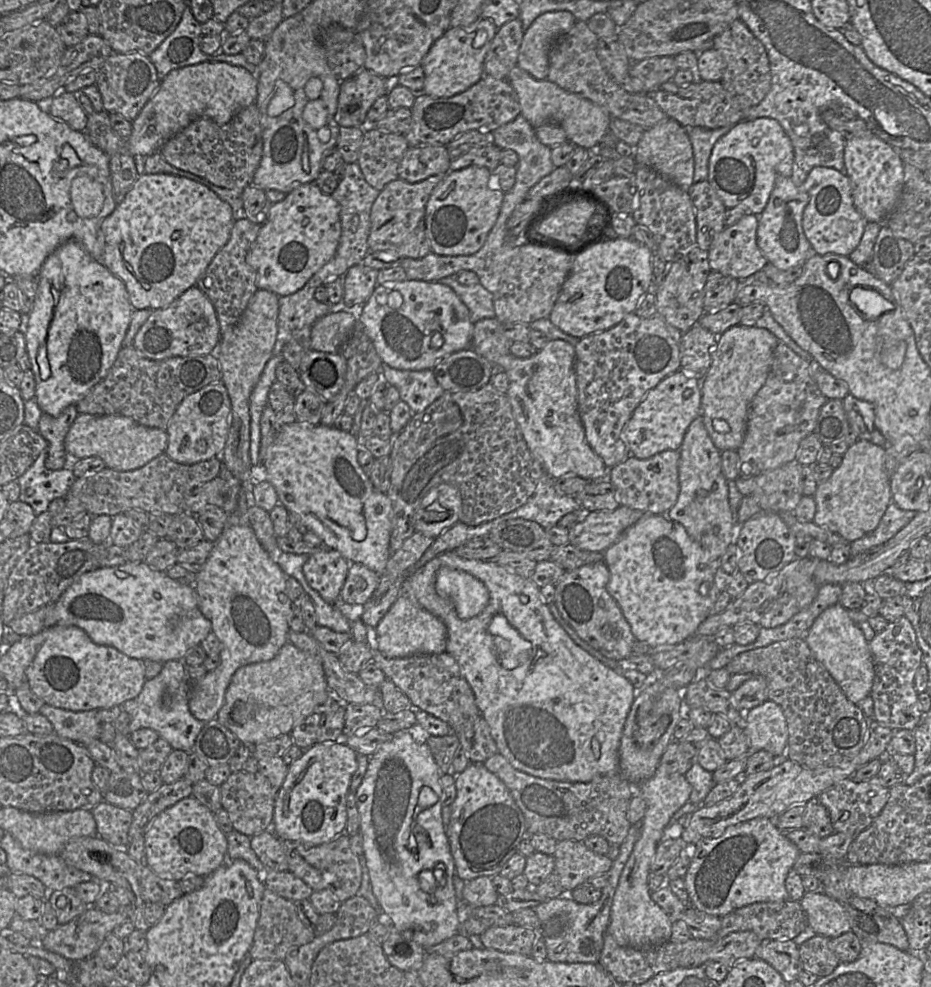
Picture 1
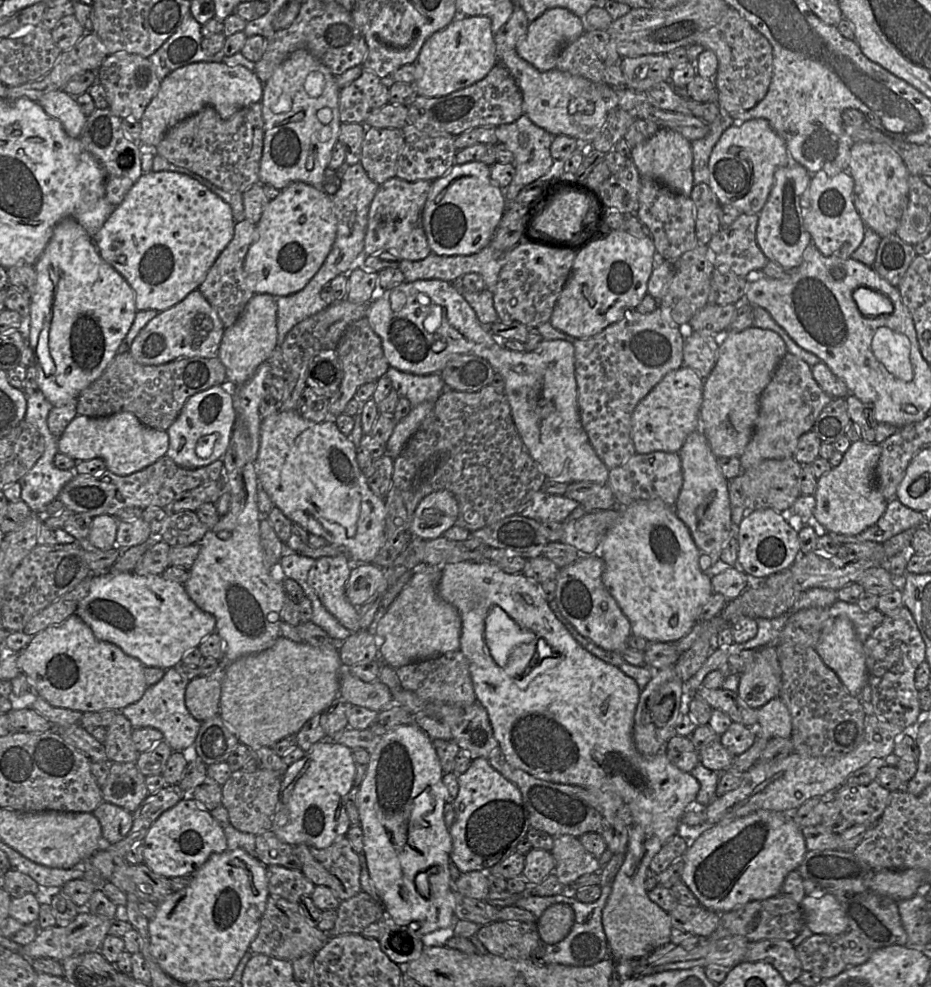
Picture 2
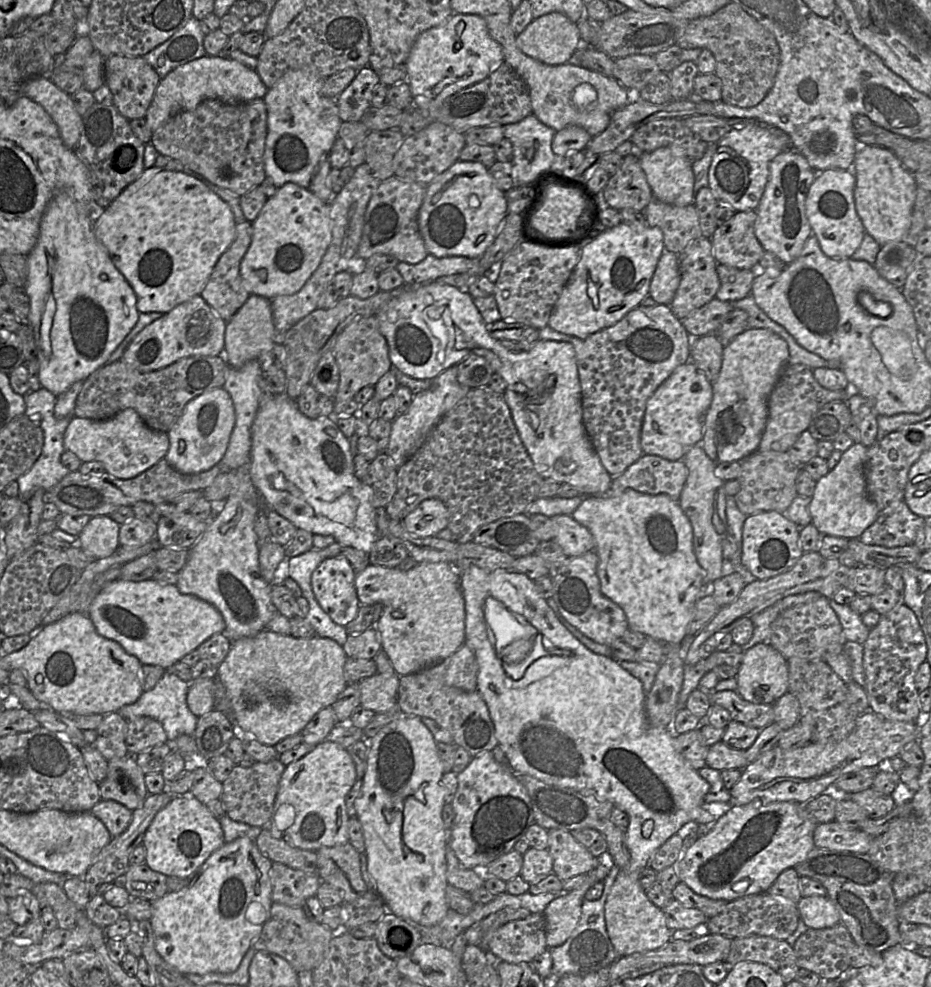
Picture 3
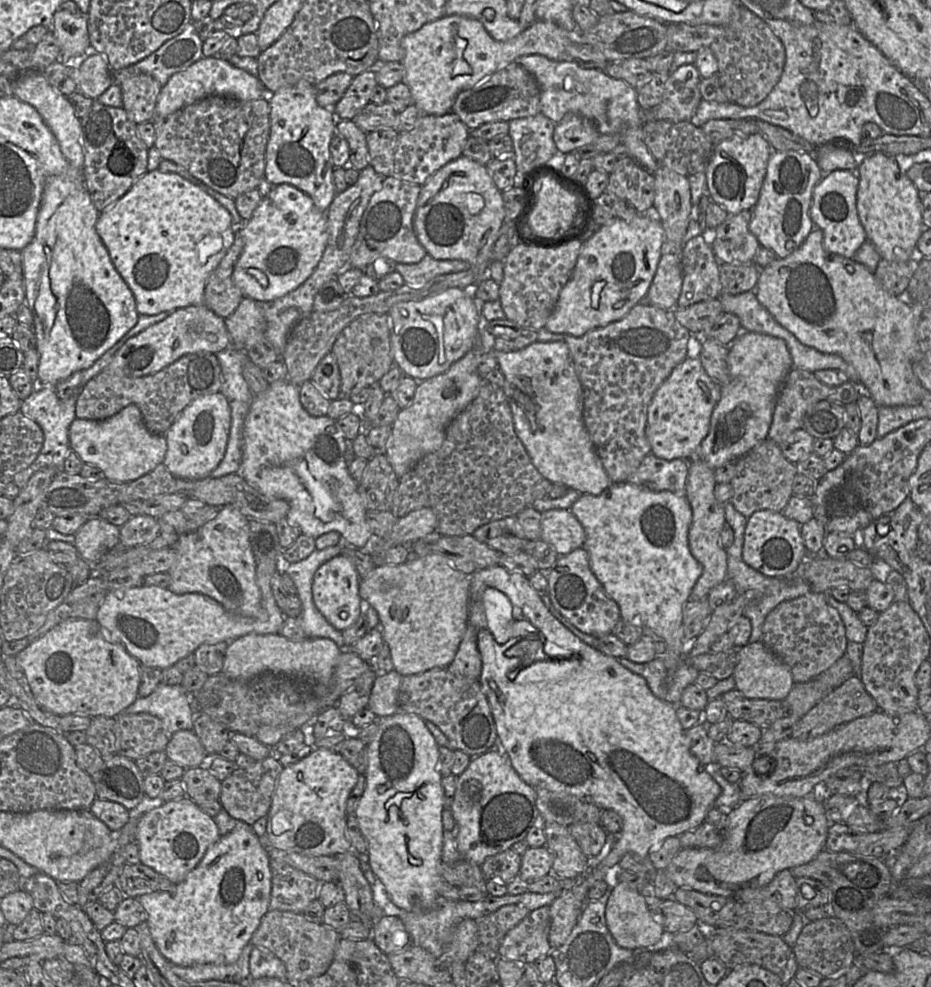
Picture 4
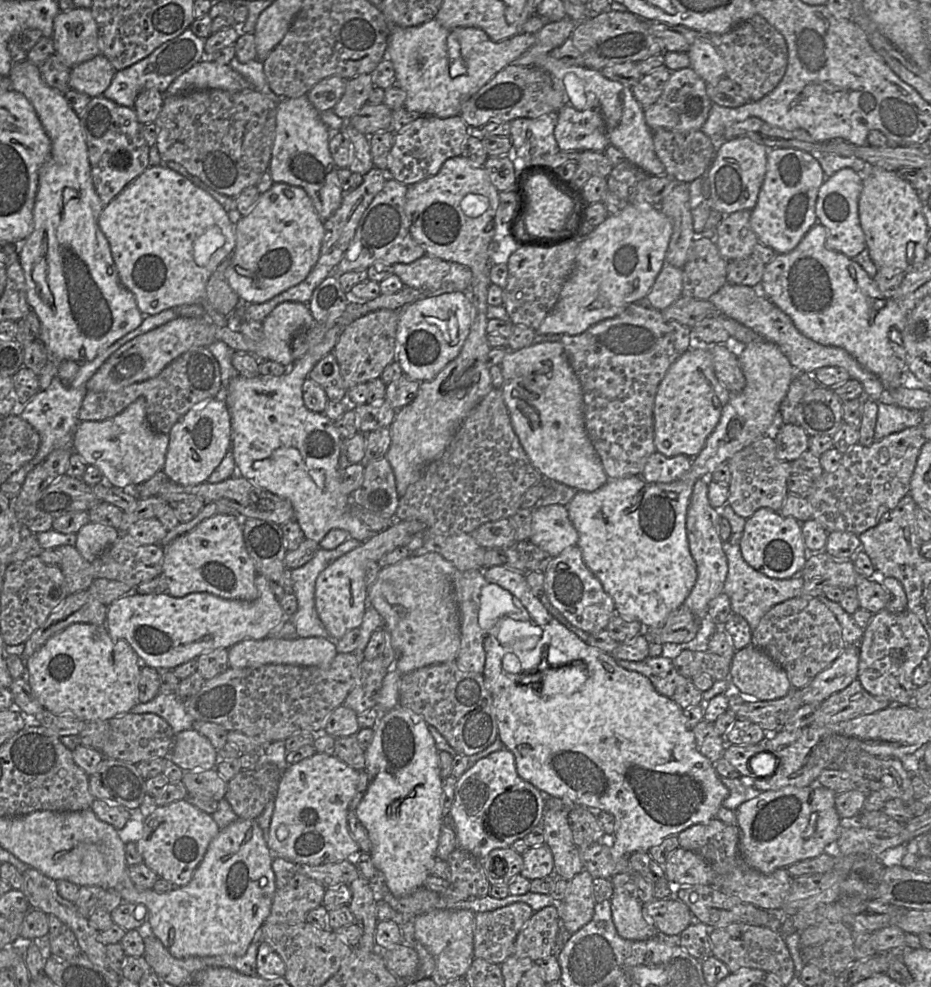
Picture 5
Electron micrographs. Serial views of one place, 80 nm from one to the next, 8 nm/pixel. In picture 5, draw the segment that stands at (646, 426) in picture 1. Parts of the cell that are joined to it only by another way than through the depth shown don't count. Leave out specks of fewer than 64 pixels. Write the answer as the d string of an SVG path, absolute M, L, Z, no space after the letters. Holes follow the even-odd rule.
M689 348L670 366L656 392L653 407L656 452L666 457L696 457L718 424L729 399L730 392L715 375L709 349Z

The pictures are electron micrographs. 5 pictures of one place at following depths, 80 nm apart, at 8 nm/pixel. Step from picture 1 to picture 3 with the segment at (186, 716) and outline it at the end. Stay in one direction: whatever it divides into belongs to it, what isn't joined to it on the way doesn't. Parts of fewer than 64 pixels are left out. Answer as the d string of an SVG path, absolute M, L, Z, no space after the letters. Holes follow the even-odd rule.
M165 672L153 689L144 692L135 703L122 707L118 713L126 720L147 716L159 721L163 725L168 741L173 741L182 734L193 736L198 717L187 705L189 686L189 682L183 681L175 674Z

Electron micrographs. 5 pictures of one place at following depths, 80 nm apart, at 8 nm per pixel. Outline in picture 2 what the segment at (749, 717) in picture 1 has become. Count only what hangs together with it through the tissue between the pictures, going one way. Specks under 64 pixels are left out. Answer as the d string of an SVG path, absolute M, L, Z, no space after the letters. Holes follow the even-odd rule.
M773 698L758 709L756 736L771 739L775 737L790 738L792 718L785 703Z

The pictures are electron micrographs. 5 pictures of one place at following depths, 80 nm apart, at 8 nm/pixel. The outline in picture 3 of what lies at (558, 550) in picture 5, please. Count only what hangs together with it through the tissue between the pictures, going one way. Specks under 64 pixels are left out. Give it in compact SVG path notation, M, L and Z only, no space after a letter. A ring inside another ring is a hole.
M559 514L551 517L555 525L554 541L568 557L576 557L595 551L596 543L591 532L577 522L572 515Z

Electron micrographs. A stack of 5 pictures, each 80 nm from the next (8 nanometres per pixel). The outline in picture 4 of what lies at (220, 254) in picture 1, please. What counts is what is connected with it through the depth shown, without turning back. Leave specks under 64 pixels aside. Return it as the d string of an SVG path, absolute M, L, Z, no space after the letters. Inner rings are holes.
M236 228L233 245L211 273L205 286L205 305L223 319L228 318L244 298L244 294L232 279L235 264L242 250L243 239Z

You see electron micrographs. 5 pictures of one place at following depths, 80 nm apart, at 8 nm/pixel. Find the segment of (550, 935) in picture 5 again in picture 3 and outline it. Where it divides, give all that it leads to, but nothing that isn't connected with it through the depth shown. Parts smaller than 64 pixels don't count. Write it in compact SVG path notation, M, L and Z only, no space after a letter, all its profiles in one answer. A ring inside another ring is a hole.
M544 912L502 925L488 941L490 955L508 963L530 964L547 949Z

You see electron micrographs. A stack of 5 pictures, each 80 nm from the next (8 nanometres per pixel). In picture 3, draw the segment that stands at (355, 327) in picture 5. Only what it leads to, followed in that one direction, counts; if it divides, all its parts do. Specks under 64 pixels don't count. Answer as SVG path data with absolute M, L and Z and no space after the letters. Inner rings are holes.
M375 315L360 317L348 324L338 335L332 352L340 374L338 389L333 398L334 402L353 399L363 387L375 386L377 381L392 367L387 340L380 331Z

